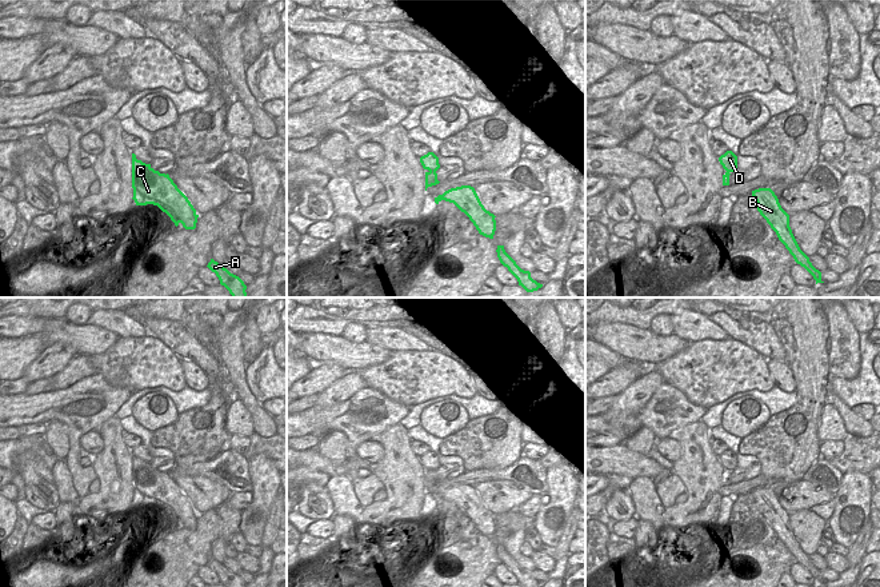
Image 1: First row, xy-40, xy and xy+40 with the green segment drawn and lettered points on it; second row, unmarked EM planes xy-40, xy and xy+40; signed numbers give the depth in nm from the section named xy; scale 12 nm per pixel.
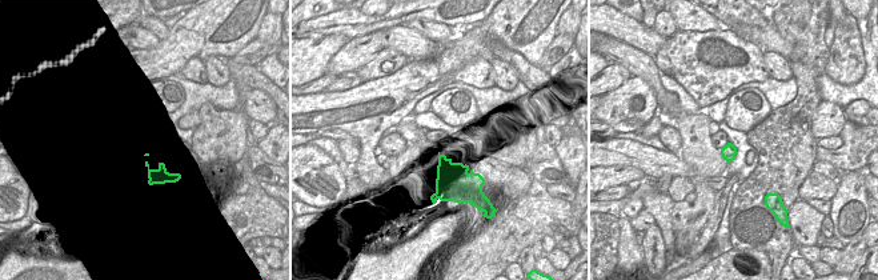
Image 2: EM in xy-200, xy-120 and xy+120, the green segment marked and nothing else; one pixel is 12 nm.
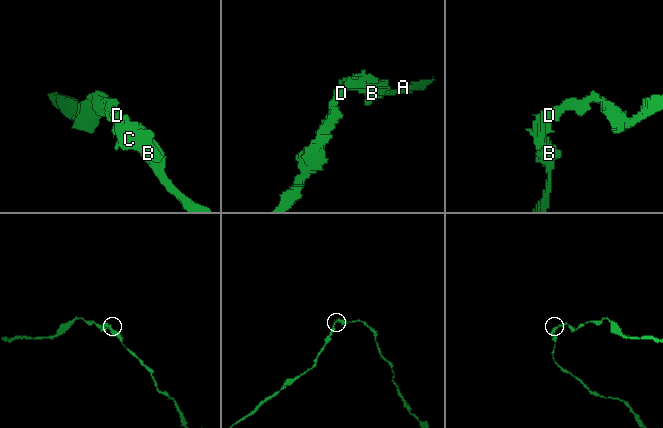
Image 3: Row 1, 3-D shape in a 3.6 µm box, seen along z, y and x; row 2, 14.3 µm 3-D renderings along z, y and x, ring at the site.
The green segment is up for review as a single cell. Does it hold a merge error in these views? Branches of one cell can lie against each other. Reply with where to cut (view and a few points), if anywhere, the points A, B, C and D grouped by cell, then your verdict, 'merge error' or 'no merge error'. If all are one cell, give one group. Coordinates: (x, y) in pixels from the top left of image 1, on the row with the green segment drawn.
xy (430, 170), (435, 171) | A B C / D | merge error

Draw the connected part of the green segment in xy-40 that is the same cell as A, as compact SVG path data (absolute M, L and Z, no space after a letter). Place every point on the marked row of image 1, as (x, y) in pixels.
M211 259L207 267L216 273L220 280L220 284L229 291L232 298L248 298L245 292L247 285L239 276L231 273L227 268L224 268L213 259Z

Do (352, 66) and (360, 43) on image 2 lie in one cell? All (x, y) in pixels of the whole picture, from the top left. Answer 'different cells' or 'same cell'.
same cell

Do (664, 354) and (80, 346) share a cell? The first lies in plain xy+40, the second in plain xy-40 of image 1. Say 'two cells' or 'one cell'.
two cells

